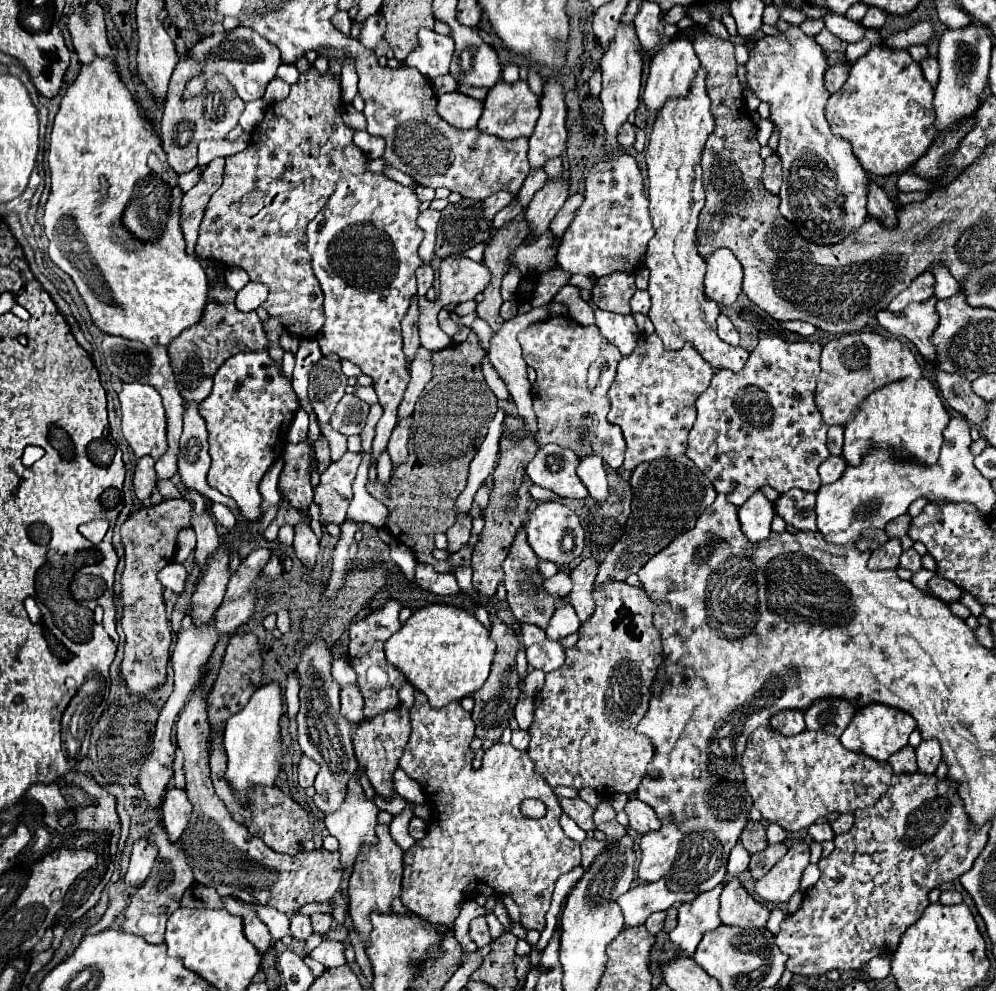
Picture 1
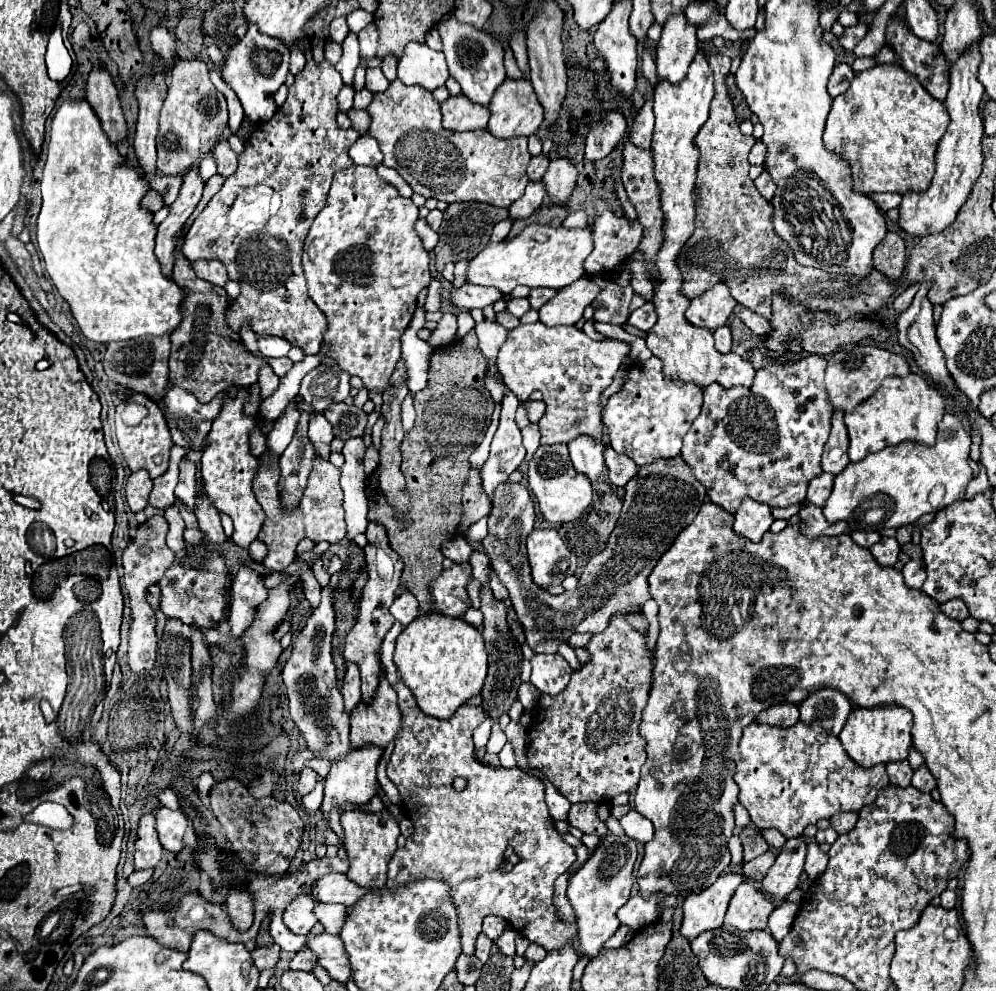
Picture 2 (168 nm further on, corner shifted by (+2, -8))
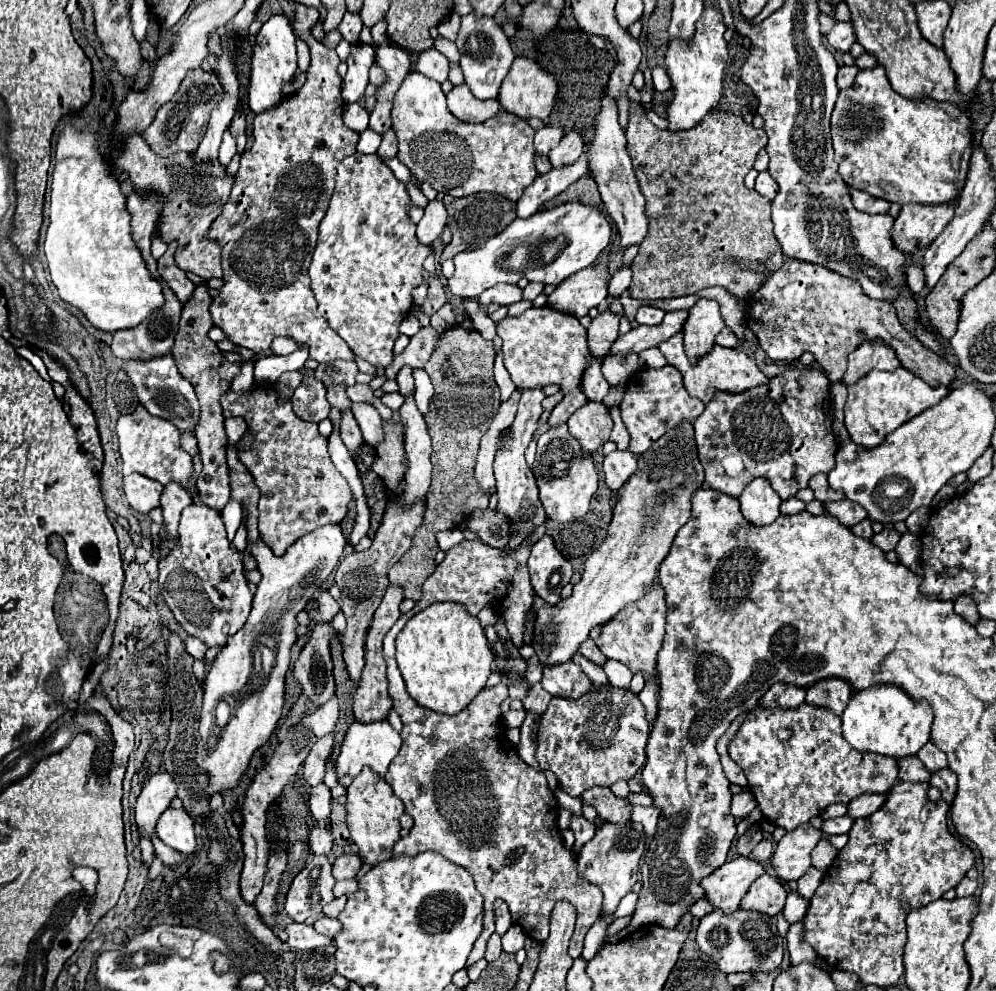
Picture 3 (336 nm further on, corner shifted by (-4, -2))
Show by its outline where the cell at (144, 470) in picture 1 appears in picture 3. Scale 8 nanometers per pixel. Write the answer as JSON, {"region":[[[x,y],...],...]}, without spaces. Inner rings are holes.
{"region":[[[130,474],[124,478],[122,488],[130,506],[140,514],[148,514],[150,510],[160,506],[160,496],[164,486],[158,484],[156,480],[150,480],[142,474]]]}

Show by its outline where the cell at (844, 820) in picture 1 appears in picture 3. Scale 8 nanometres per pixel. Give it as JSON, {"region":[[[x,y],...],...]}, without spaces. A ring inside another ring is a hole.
{"region":[[[874,794],[874,796],[858,796],[848,804],[848,814],[852,818],[870,816],[870,812],[876,812],[886,802],[886,794]]]}

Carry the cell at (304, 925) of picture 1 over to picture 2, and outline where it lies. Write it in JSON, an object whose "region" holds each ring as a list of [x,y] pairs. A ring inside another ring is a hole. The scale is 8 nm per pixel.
{"region":[[[298,896],[292,900],[292,904],[284,910],[284,924],[294,932],[294,934],[310,934],[310,928],[318,922],[314,916],[314,898],[312,896]]]}

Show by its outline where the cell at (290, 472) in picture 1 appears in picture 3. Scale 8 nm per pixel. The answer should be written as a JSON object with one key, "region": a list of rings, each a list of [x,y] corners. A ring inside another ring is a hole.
{"region":[[[302,368],[302,382],[292,394],[292,404],[296,416],[302,420],[324,420],[330,412],[326,402],[326,388],[320,380],[314,380],[314,370]]]}

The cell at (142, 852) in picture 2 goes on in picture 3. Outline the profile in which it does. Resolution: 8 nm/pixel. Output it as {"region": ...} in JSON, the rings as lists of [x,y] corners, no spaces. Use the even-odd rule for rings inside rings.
{"region":[[[156,772],[154,776],[150,776],[144,786],[142,786],[142,792],[136,800],[136,824],[138,828],[142,828],[148,836],[154,832],[156,828],[156,822],[160,818],[160,814],[170,806],[170,800],[176,796],[176,784],[174,784],[174,778],[170,772]]]}

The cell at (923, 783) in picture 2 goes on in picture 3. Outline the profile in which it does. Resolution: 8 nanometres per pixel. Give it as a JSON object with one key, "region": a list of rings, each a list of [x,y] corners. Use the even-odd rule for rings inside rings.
{"region":[[[948,768],[934,772],[934,774],[932,774],[932,780],[930,780],[930,784],[936,786],[936,788],[942,792],[942,798],[944,798],[948,804],[950,804],[950,800],[954,800],[956,782],[958,782],[958,780],[956,780],[954,772],[950,772]]]}

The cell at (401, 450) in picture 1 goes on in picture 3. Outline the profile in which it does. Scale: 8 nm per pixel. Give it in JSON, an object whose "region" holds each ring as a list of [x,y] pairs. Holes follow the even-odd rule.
{"region":[[[402,366],[400,372],[396,374],[396,382],[400,386],[400,394],[408,396],[414,390],[414,376],[412,376],[412,368],[410,366]]]}

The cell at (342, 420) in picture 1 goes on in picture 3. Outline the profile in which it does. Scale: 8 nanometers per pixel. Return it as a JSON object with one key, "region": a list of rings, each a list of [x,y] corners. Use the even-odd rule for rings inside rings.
{"region":[[[336,384],[334,388],[328,388],[326,398],[328,398],[328,402],[330,402],[334,408],[338,408],[338,410],[344,410],[344,408],[352,406],[352,402],[350,402],[348,396],[346,396],[346,386],[342,386],[342,384]]]}

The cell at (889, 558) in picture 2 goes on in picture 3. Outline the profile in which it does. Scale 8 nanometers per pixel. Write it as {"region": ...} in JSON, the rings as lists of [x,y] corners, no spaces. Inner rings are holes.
{"region":[[[884,528],[880,534],[876,534],[872,538],[872,542],[882,550],[882,552],[890,552],[896,548],[896,544],[900,542],[900,532],[894,528]]]}

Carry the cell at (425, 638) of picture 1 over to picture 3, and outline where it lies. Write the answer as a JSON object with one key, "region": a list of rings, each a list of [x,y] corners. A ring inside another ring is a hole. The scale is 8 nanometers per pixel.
{"region":[[[438,602],[438,604],[428,606],[422,612],[418,612],[402,628],[402,632],[396,638],[396,662],[398,662],[398,670],[404,678],[404,684],[408,688],[408,694],[420,706],[430,708],[434,712],[442,712],[442,714],[458,714],[486,686],[486,680],[492,672],[494,654],[490,650],[490,644],[484,636],[484,628],[480,626],[478,618],[470,616],[466,612],[466,608],[456,602]]]}

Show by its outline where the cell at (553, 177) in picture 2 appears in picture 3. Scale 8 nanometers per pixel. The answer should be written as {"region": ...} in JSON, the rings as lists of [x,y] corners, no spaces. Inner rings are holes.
{"region":[[[568,132],[562,136],[560,144],[550,150],[548,158],[554,168],[560,168],[566,164],[574,164],[582,156],[582,152],[584,152],[582,136],[578,136],[578,132]]]}

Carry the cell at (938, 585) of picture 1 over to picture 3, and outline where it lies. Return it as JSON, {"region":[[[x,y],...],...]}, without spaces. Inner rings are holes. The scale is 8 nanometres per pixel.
{"region":[[[960,596],[956,602],[954,602],[954,610],[968,622],[968,624],[978,624],[980,616],[978,616],[978,610],[976,610],[976,604],[970,596]]]}

